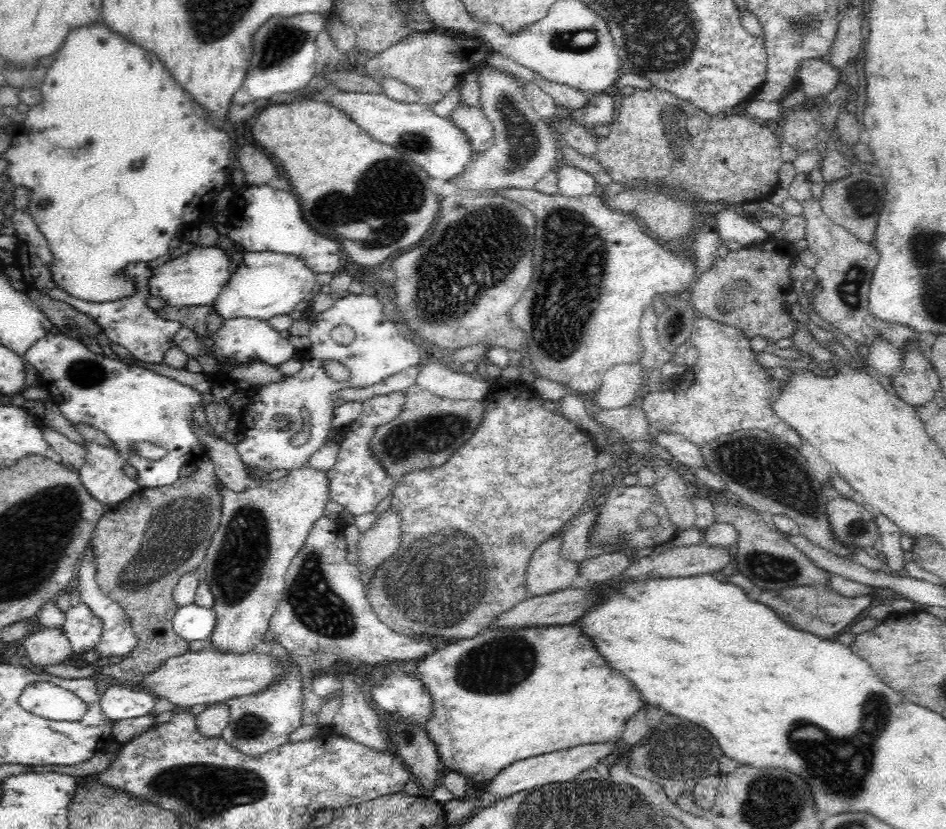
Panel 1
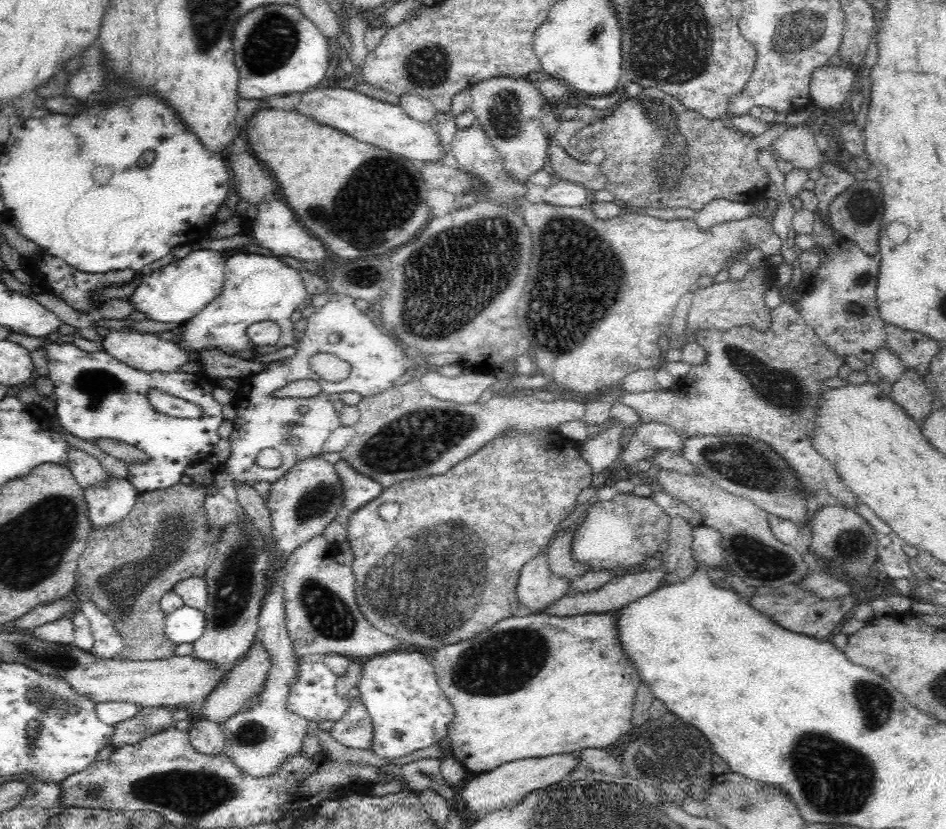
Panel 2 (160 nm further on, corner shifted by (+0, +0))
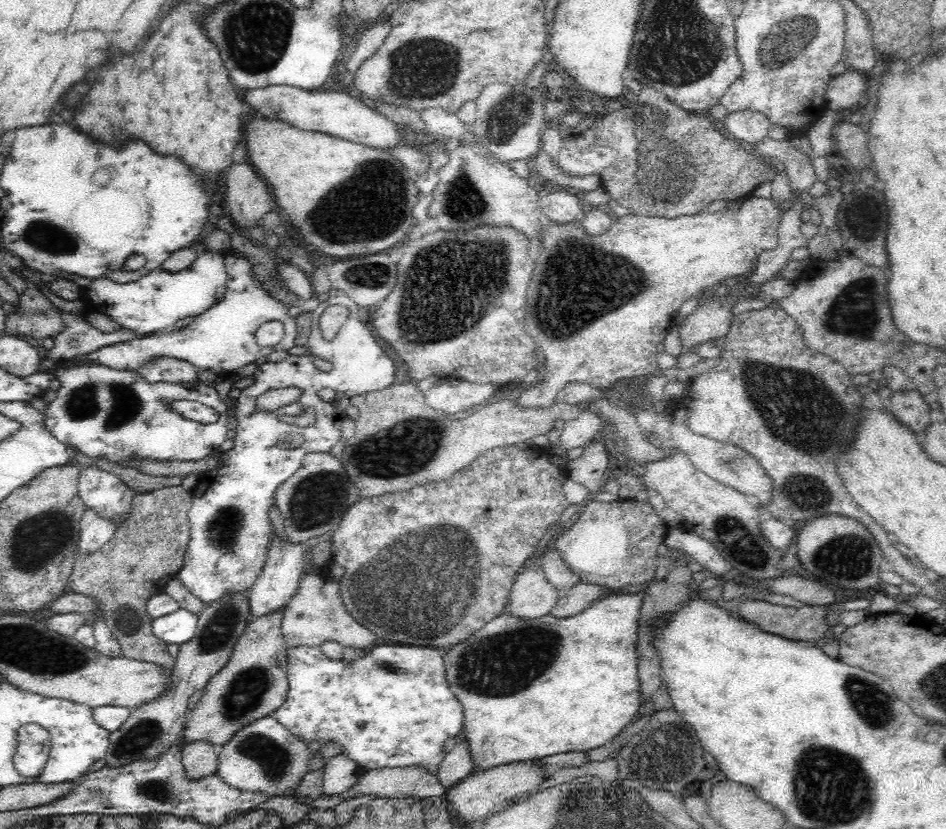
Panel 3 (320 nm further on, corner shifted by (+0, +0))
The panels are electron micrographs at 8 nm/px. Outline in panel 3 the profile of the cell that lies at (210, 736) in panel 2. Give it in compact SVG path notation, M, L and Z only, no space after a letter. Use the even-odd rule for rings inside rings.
M180 742L179 750L186 779L197 781L216 772L218 750L212 744L208 742L192 742L192 744Z

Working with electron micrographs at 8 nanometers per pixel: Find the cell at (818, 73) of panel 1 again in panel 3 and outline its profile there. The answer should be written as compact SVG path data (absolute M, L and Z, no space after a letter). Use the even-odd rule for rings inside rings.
M848 69L844 74L833 77L826 87L827 109L859 107L867 99L864 76L858 70Z

